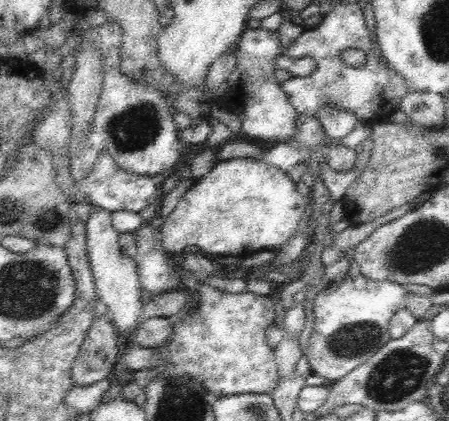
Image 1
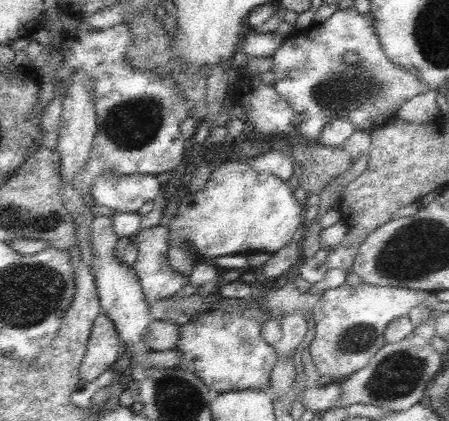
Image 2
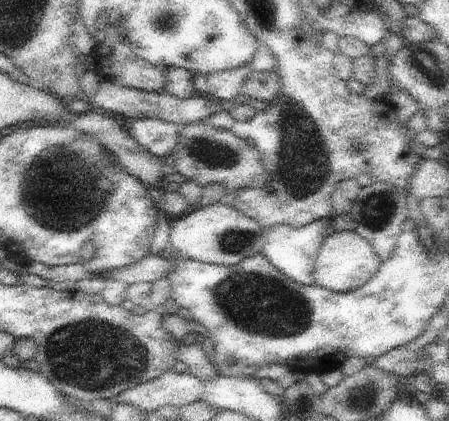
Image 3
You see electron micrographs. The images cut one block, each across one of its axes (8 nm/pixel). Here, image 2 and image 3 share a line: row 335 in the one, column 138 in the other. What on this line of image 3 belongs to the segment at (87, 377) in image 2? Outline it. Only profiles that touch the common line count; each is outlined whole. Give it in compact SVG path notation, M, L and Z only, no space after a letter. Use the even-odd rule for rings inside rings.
M103 80L99 84L97 92L91 98L91 106L103 110L105 114L111 114L117 120L129 120L129 118L131 120L143 120L143 118L147 118L147 120L163 120L163 122L169 122L169 124L175 124L175 126L181 126L181 124L189 126L189 124L205 122L205 120L209 120L209 116L221 112L221 104L217 100L205 96L205 94L181 100L181 98L171 96L167 92L157 92L157 94L143 92L143 90L113 84L111 80Z

